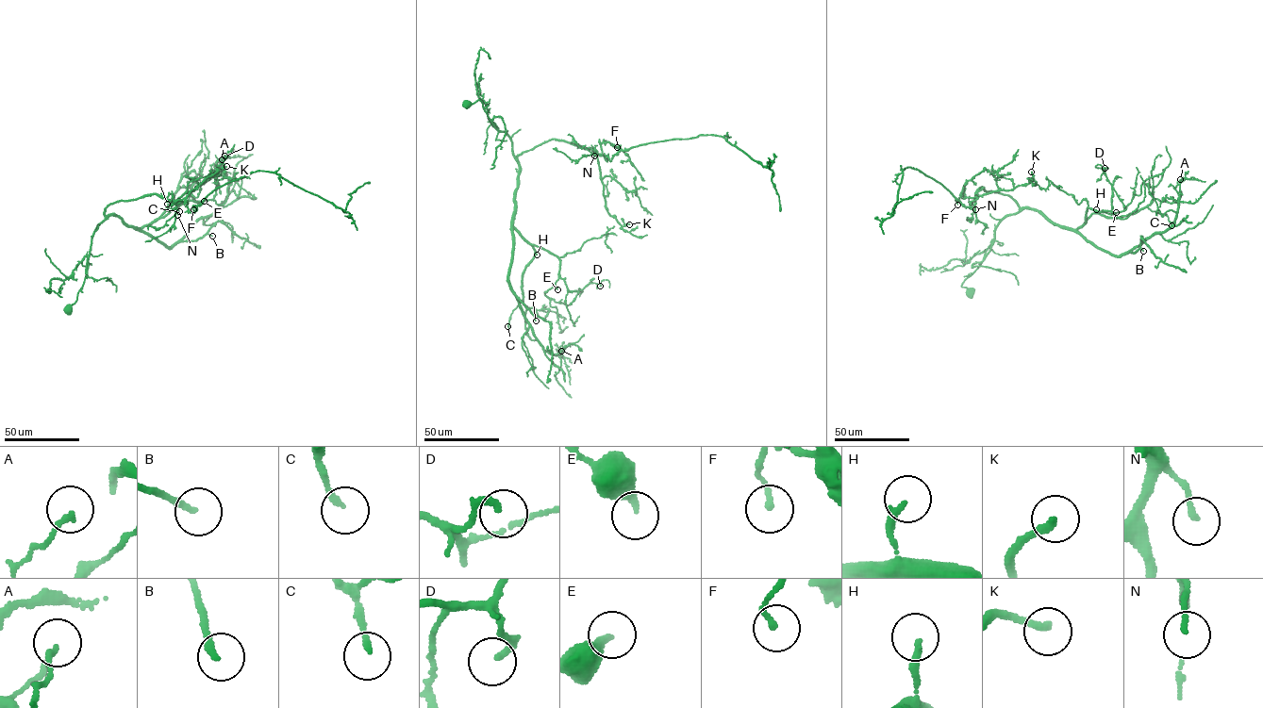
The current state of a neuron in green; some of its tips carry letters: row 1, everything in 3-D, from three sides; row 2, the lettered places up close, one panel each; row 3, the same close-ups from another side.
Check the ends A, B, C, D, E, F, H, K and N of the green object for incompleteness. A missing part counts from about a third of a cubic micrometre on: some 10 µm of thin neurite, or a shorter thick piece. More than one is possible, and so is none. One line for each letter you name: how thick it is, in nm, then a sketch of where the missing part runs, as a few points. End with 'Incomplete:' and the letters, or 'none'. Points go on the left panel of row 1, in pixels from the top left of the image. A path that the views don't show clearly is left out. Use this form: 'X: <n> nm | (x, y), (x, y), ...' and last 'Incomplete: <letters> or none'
B: 200 nm | (212, 236), (224, 229), (241, 246), (247, 242)
H: 220 nm | (167, 204), (167, 192), (157, 186), (162, 191), (159, 195), (162, 200)
Incomplete: B, H

